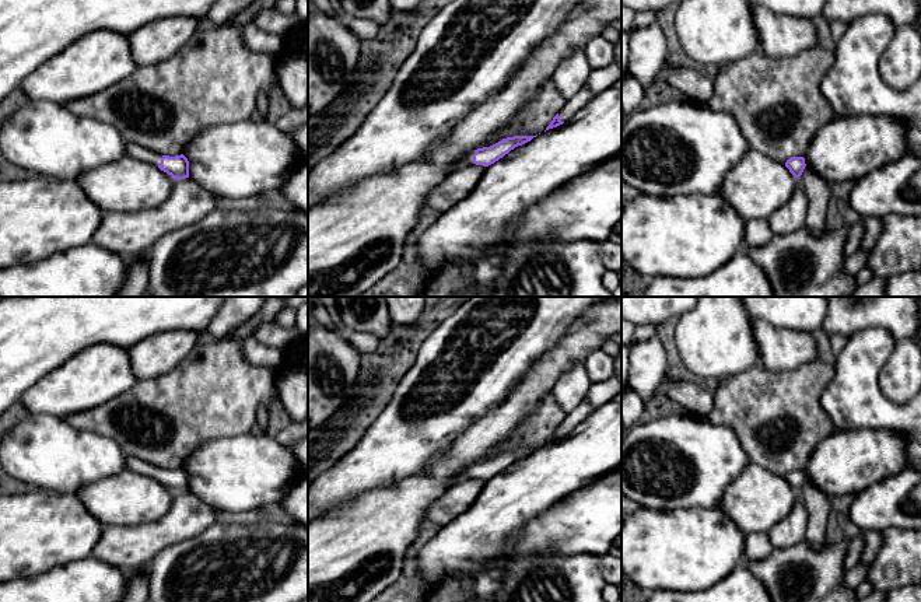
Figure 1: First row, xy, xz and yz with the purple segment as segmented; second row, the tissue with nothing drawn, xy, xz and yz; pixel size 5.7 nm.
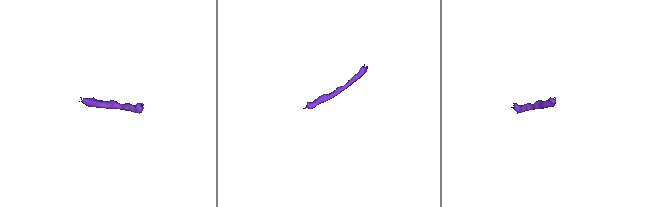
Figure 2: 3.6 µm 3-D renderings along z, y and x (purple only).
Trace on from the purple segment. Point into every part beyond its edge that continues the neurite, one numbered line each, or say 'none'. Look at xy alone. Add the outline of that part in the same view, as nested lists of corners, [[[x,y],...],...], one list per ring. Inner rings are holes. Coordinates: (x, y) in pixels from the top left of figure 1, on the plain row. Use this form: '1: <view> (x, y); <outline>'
1: xy (136, 465); [[[132,456],[127,458],[127,470],[136,472],[143,476],[148,476],[155,480],[158,480],[162,472],[161,468]]]

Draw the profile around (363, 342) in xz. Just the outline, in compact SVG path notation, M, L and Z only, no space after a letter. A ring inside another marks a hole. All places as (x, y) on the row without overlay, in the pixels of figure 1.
M349 332L347 342L361 354L368 354L377 350L381 339L368 332Z

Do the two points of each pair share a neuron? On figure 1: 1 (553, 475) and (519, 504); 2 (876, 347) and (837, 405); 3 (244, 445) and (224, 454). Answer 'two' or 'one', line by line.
1: one
2: one
3: one

